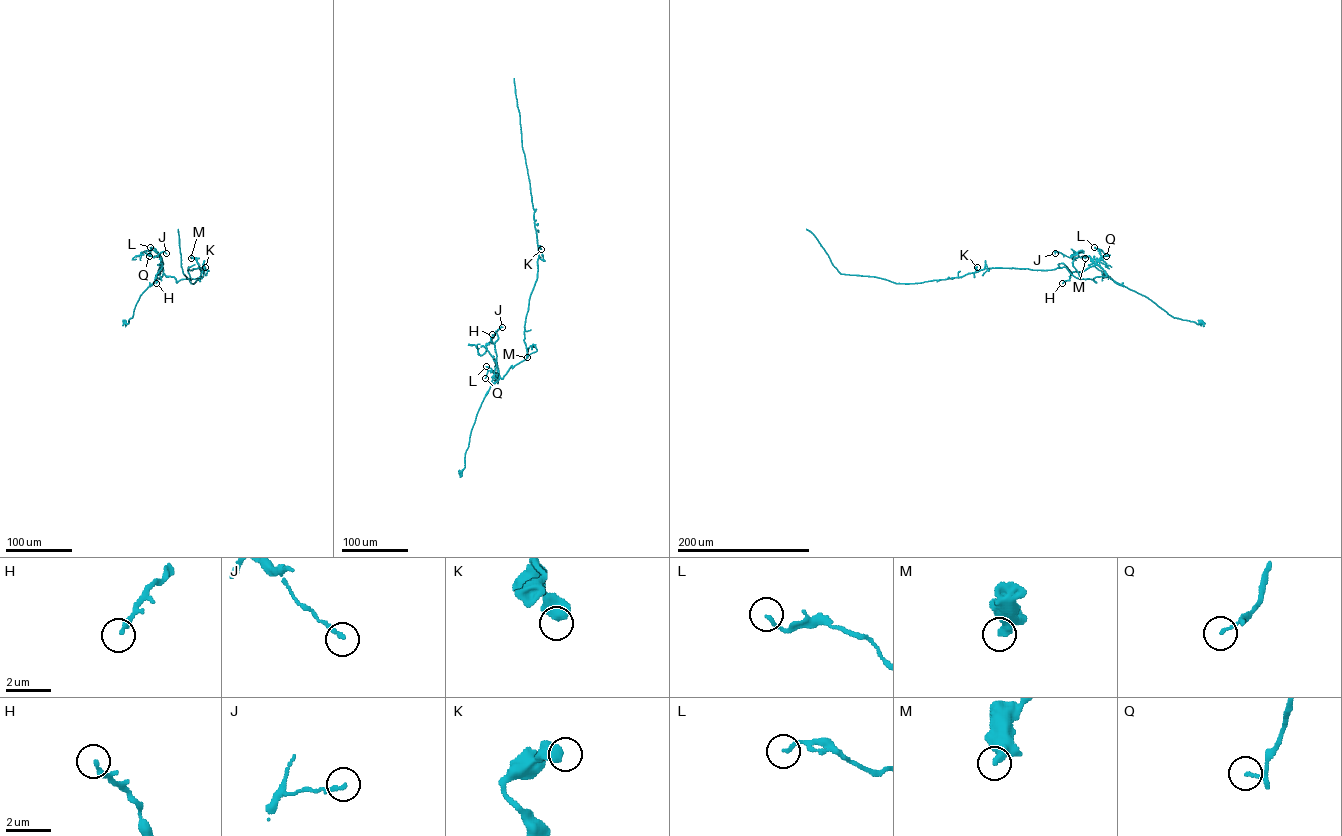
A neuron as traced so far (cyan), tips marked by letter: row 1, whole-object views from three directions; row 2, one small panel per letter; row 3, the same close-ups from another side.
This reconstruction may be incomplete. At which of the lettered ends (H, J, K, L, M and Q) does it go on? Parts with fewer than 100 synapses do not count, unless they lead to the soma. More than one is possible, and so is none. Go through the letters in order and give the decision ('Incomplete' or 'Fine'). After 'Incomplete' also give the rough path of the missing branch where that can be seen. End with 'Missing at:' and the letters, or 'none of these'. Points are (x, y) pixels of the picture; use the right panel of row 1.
H: Fine
J: Fine
K: Fine
L: Fine
M: Fine
Q: Fine
Missing at: none of these

